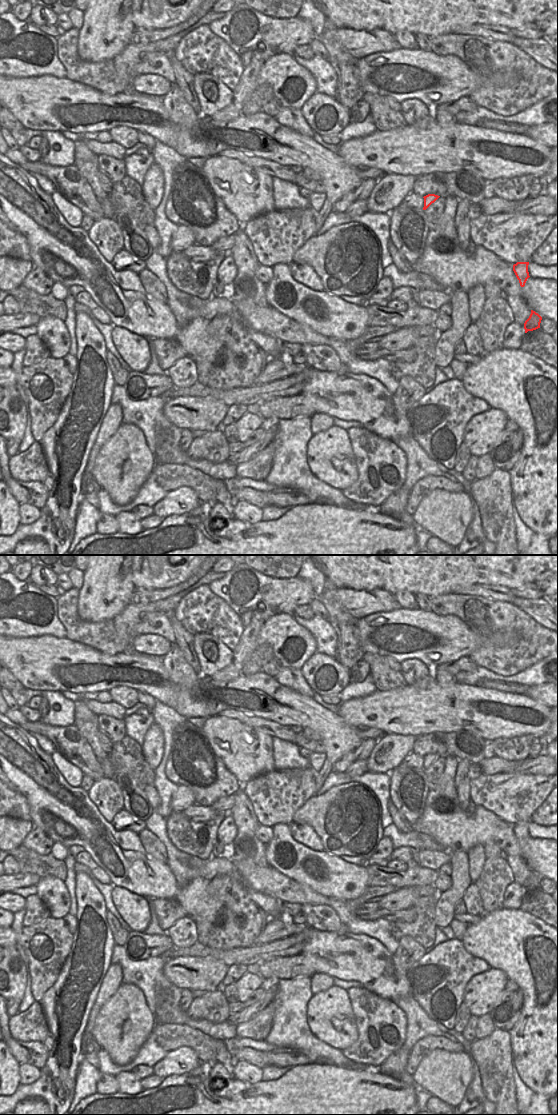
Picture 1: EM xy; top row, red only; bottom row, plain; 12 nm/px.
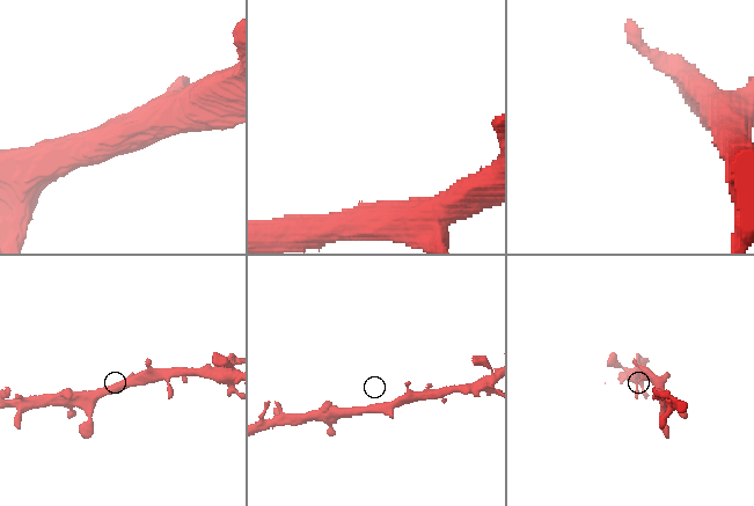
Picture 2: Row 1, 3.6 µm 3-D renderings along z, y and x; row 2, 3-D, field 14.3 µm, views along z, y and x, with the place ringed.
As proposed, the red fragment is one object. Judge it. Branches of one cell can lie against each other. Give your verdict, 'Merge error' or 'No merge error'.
No merge error.

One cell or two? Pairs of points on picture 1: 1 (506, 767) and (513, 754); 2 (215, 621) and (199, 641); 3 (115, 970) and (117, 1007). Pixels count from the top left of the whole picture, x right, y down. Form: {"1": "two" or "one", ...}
{"1": "two", "2": "two", "3": "two"}

